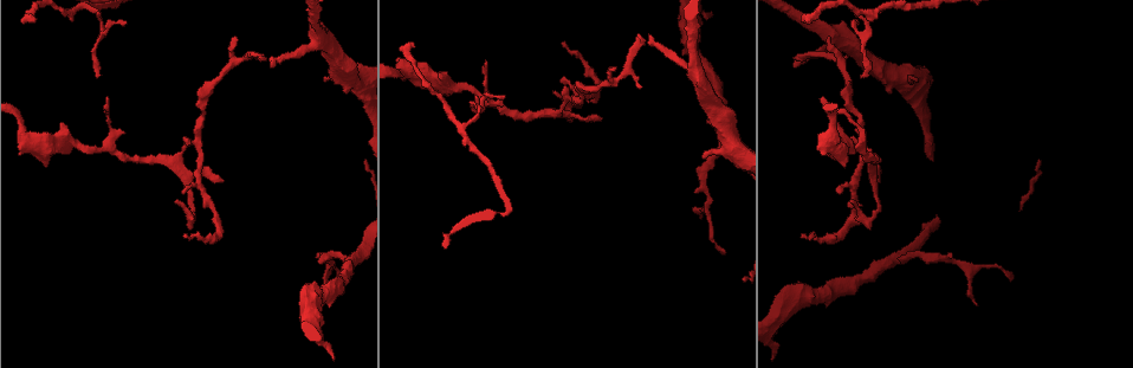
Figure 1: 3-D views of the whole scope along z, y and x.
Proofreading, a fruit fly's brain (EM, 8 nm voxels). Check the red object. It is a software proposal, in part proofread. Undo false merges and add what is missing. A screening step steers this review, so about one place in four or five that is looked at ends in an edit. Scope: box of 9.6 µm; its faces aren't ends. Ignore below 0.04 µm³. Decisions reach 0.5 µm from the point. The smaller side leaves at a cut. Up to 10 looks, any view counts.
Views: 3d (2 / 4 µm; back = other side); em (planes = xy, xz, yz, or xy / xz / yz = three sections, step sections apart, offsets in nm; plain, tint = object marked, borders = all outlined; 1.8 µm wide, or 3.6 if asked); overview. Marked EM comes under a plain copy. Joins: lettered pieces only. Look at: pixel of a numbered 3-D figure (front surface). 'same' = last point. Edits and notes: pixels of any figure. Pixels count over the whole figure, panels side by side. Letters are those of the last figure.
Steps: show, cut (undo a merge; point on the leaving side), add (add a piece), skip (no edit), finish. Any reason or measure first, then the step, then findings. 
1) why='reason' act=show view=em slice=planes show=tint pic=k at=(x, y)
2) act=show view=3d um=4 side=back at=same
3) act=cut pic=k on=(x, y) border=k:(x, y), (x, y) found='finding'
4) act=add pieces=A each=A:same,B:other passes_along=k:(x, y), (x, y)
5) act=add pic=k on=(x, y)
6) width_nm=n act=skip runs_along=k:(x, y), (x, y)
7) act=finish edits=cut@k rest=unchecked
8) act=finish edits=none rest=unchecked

why='an open end' act=show view=3d um=4 pic=1 at=(612, 70)

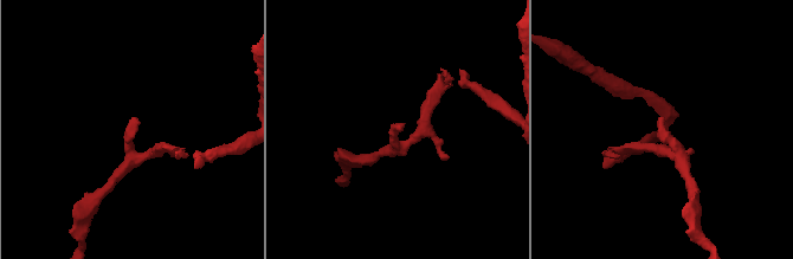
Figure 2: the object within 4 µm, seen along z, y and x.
why='shape alone is not enough' act=show view=em slice=planes show=tint pic=2 at=(659, 117)

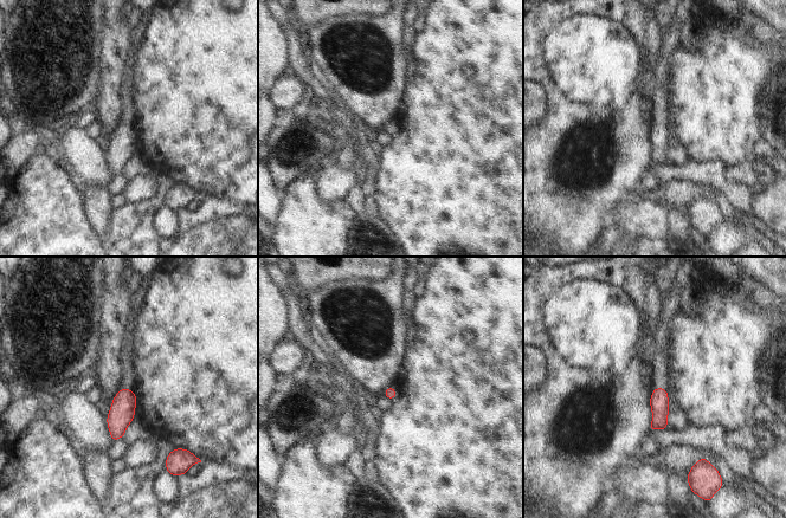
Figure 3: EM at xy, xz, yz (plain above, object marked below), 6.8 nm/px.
why='see the neighbours' act=show view=em slice=planes show=borders at=same

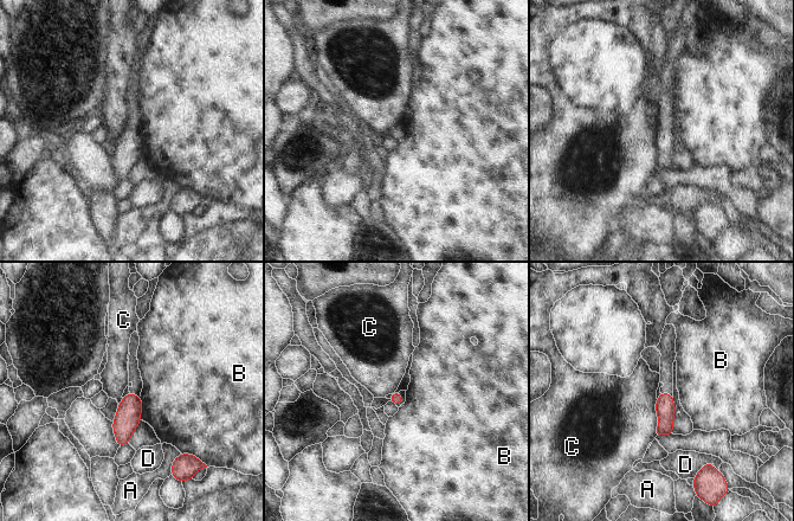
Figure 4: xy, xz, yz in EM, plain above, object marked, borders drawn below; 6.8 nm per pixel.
longest_contact=C:260nm act=skip each=A:other,B:other,C:other,D:other border=4:(657, 399), (657, 429), (654, 436) found='none of them fits'

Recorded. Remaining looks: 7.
why='three-way junction' act=show view=3d um=4 pic=1 at=(565, 86)

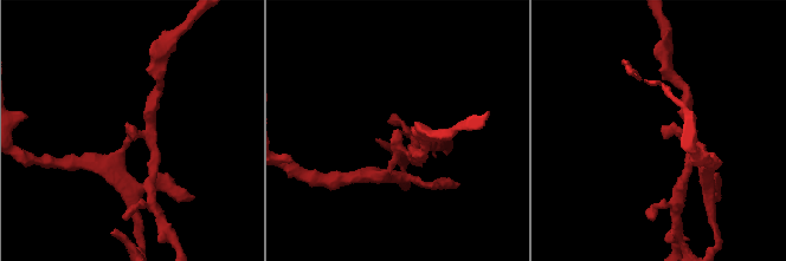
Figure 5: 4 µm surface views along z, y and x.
arms=3 act=show view=em slice=planes show=borders pic=5 at=(134, 133)

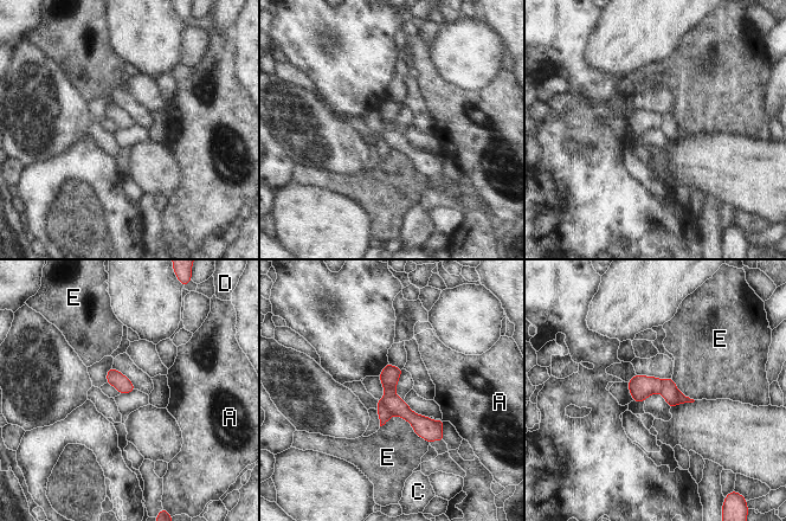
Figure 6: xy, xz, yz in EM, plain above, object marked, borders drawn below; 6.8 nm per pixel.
act=cut pic=6 on=(385, 415) each=A:other,C:other,D:other,E:other border=6:(380, 399), (393, 413) found='a second neuron is stuck on'

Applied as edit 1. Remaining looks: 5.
why='thin end' act=show view=em slice=planes show=borders pic=1 at=(564, 41)

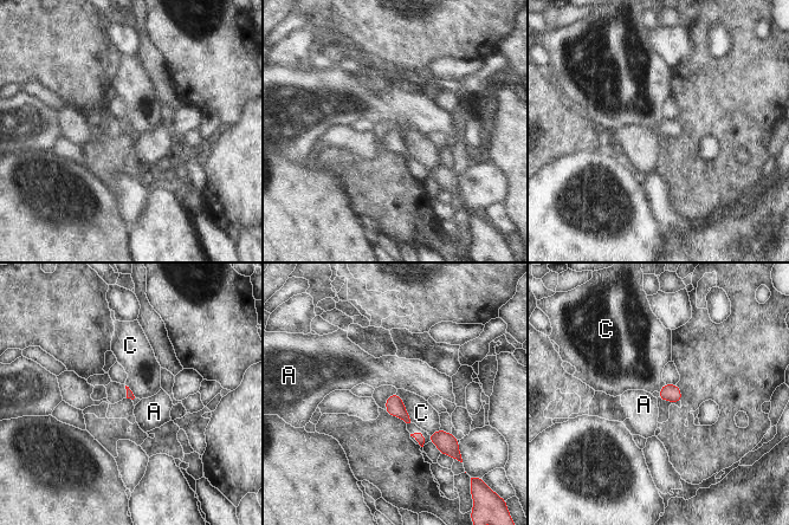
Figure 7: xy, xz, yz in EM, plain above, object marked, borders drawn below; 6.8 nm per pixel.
act=skip each=A:other,C:other found='none of them fits'

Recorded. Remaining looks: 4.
why='tapers out' act=show view=3d um=2 pic=1 at=(411, 48)

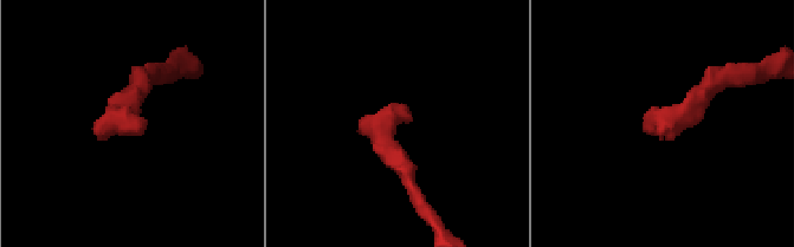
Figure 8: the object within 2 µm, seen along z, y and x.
why='now the EM' act=show view=em um=3.6 slice=planes show=borders pic=8 at=(662, 124)

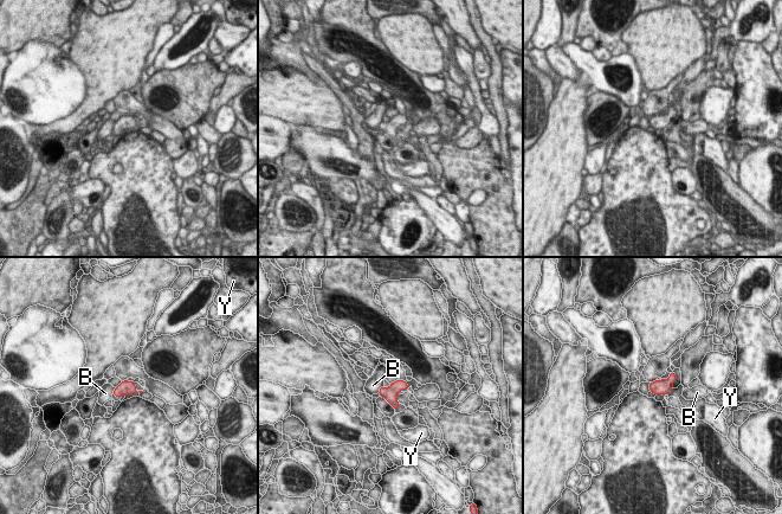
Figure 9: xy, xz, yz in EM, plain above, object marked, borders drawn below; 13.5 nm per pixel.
width_nm=190 act=skip each=B:other,Y:other border=9:(383, 385), (377, 392) found='none of them fits'

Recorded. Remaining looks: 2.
act=finish edits=cut@6 rest=unchecked

